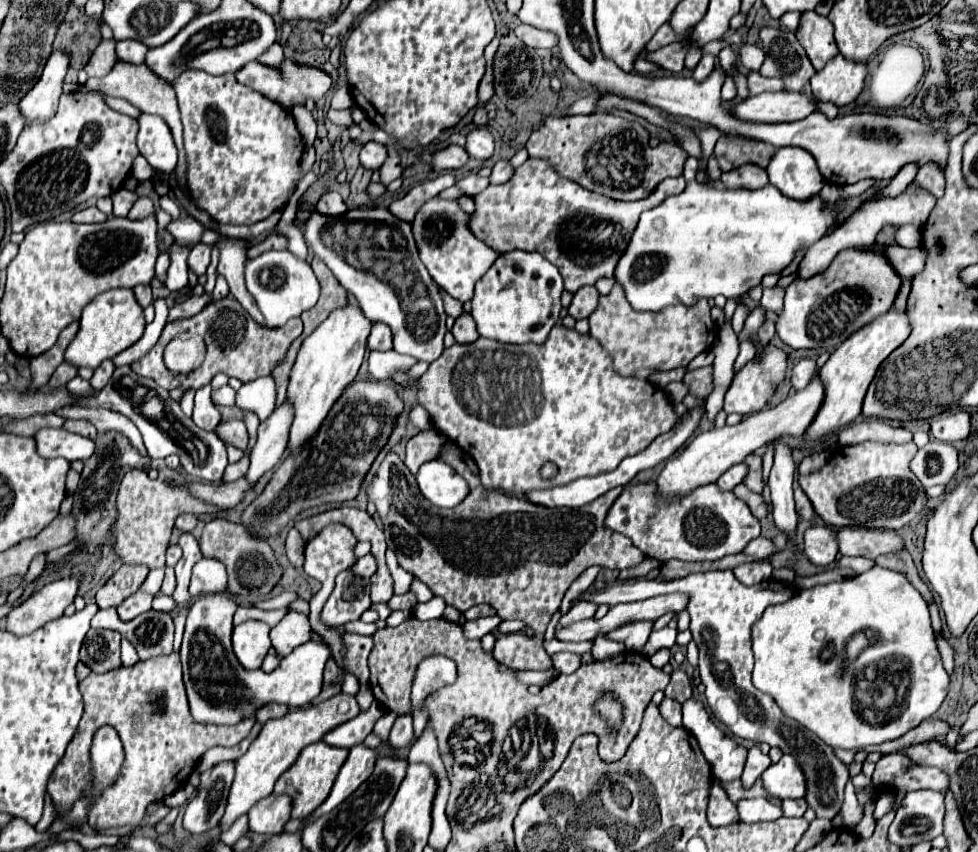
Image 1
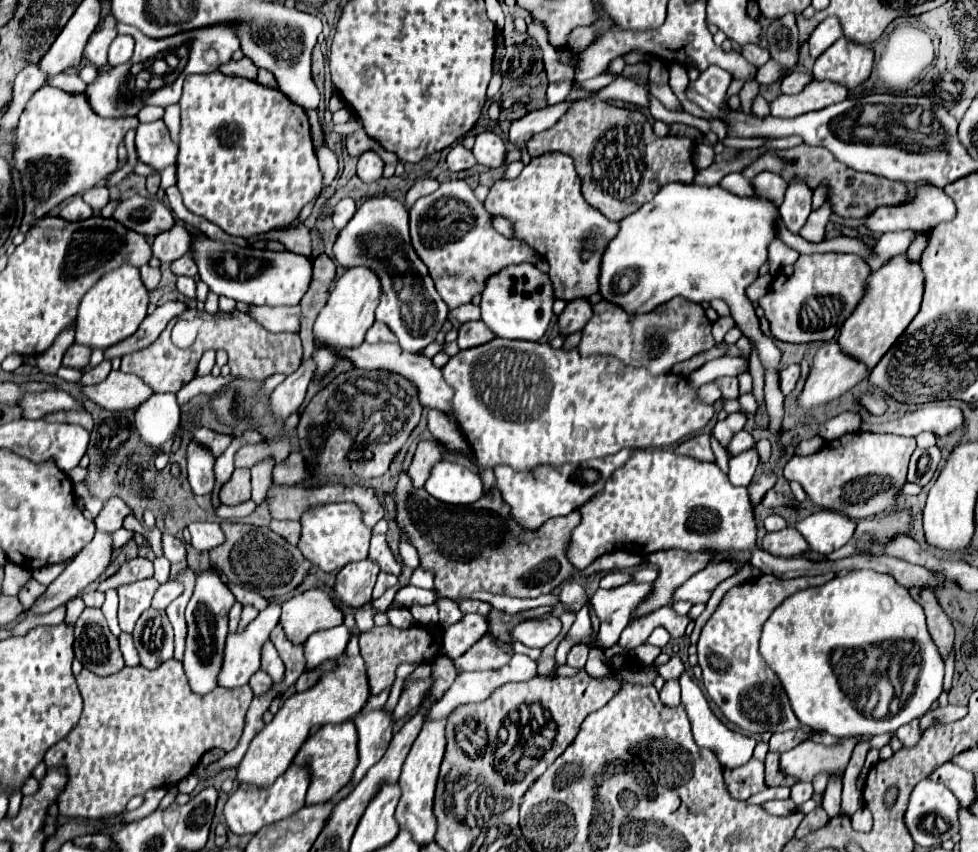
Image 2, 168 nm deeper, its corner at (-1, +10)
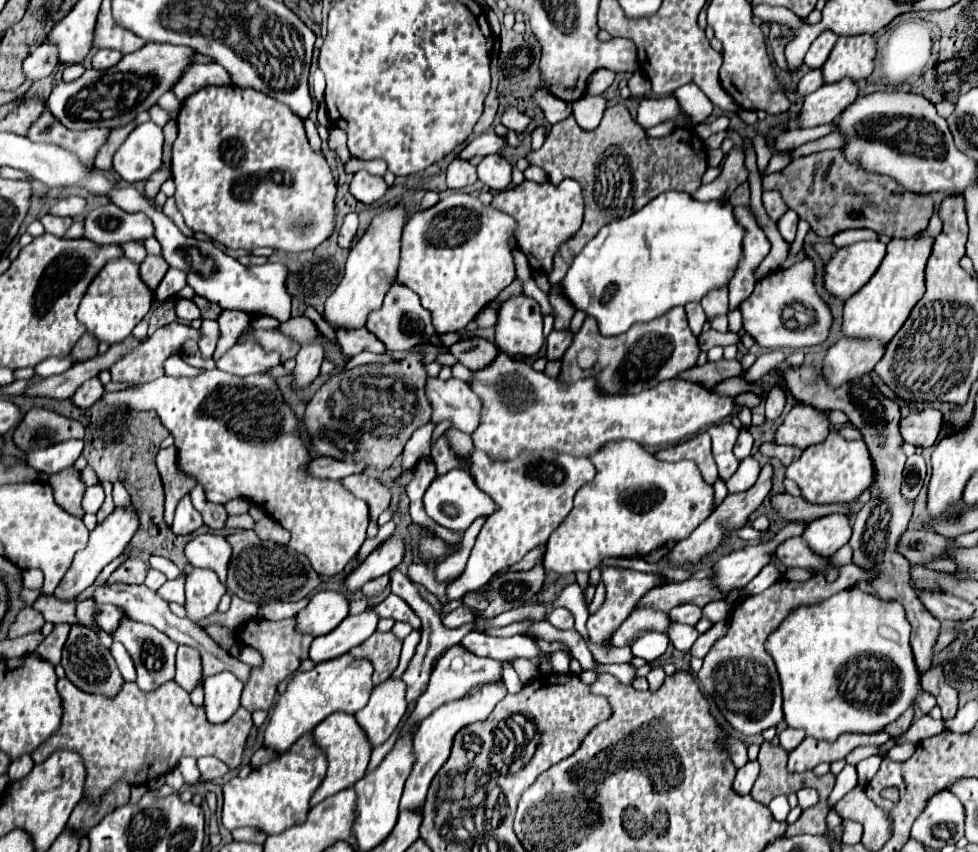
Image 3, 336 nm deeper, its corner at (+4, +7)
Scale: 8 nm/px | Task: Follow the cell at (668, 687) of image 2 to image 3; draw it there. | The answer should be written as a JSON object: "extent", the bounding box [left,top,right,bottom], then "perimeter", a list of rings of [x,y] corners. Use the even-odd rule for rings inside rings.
{"extent":[647,666,665,690],"perimeter":[[[653,666],[651,672],[647,674],[647,682],[649,682],[649,690],[657,690],[665,680],[665,672],[661,666]]]}

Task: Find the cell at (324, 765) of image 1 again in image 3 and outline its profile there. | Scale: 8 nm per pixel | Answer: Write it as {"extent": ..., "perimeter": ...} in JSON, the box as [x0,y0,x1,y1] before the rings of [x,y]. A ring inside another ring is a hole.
{"extent":[311,712,371,806],"perimeter":[[[335,712],[331,714],[329,718],[325,718],[315,730],[313,730],[313,736],[315,736],[315,742],[325,750],[327,754],[327,760],[329,760],[329,768],[327,768],[327,776],[323,780],[323,784],[317,788],[317,792],[313,794],[311,798],[311,806],[317,806],[319,802],[323,802],[325,798],[345,790],[345,788],[351,788],[357,780],[361,780],[367,772],[367,764],[369,764],[369,758],[371,758],[371,742],[367,740],[363,728],[359,728],[357,720],[347,714],[347,712]]]}

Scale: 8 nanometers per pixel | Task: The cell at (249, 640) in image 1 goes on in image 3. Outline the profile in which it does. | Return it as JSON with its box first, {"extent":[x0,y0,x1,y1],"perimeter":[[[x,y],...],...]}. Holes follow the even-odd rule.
{"extent":[205,672,243,724],"perimeter":[[[231,672],[205,678],[205,714],[211,724],[227,722],[239,708],[243,682]]]}

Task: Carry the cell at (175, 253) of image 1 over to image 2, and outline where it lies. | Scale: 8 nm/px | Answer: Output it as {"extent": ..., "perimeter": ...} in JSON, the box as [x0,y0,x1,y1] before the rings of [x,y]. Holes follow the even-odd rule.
{"extent":[176,277,196,299],"perimeter":[[[178,277],[176,287],[180,293],[184,293],[188,299],[194,299],[196,295],[196,281],[192,277]]]}

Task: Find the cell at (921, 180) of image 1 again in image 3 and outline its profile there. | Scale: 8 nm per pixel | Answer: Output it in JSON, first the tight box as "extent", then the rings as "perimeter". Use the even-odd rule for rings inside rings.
{"extent":[833,230,877,248],"perimeter":[[[847,230],[847,232],[839,232],[833,236],[833,244],[837,248],[843,248],[843,246],[849,246],[849,244],[855,244],[855,242],[861,242],[861,240],[877,240],[877,234],[871,232],[871,230]]]}

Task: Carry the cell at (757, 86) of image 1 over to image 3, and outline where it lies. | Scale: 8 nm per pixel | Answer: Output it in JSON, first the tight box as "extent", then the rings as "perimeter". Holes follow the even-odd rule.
{"extent":[799,70,823,96],"perimeter":[[[809,70],[801,78],[801,82],[799,82],[799,94],[801,96],[807,96],[807,94],[819,90],[821,86],[823,86],[823,74],[821,74],[821,70]]]}

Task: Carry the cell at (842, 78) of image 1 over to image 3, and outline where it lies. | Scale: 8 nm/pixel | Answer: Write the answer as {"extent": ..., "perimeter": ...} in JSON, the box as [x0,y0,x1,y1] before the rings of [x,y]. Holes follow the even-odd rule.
{"extent":[823,34,877,82],"perimeter":[[[871,34],[843,36],[837,40],[827,64],[823,66],[825,82],[839,82],[841,78],[863,80],[873,72],[877,44]]]}

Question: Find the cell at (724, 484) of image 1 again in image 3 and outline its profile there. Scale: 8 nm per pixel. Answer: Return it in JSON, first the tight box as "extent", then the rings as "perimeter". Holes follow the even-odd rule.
{"extent":[725,456,761,494],"perimeter":[[[749,456],[749,458],[741,460],[741,464],[739,464],[739,468],[737,468],[737,472],[735,472],[735,476],[731,476],[731,480],[725,482],[729,494],[737,494],[737,492],[749,490],[749,488],[757,482],[759,470],[761,470],[761,466],[759,466],[759,462],[757,462],[755,458]]]}

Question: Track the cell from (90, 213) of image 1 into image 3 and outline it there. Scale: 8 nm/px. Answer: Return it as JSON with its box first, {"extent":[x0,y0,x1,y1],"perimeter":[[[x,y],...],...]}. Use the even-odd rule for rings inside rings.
{"extent":[39,214,73,236],"perimeter":[[[45,214],[39,222],[43,224],[45,232],[51,232],[53,236],[63,236],[67,232],[67,228],[73,224],[71,218],[59,218],[59,216],[51,216],[51,214]]]}

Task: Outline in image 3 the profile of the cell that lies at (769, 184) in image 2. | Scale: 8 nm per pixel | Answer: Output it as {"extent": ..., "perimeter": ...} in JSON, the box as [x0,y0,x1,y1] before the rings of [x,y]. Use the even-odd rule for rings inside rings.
{"extent":[763,190,789,222],"perimeter":[[[775,190],[773,192],[763,192],[763,206],[765,206],[765,210],[767,210],[767,214],[773,222],[779,222],[779,218],[789,210],[787,204],[783,202],[781,194],[775,192]]]}

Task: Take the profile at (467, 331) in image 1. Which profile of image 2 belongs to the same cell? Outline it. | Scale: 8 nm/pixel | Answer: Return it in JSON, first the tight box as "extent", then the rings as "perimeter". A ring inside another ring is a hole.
{"extent":[458,321,494,349],"perimeter":[[[468,321],[468,323],[462,323],[458,329],[458,347],[468,349],[472,345],[490,341],[492,337],[494,333],[482,321]]]}

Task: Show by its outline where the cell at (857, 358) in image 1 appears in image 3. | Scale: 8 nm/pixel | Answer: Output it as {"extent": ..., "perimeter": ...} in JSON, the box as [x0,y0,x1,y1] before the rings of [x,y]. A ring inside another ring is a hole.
{"extent":[843,236,933,342],"perimeter":[[[909,236],[909,238],[891,238],[887,244],[887,254],[873,274],[873,278],[845,302],[843,310],[843,334],[845,336],[877,336],[883,342],[889,342],[903,322],[907,320],[911,308],[925,294],[925,264],[931,254],[933,238],[929,236]]]}

